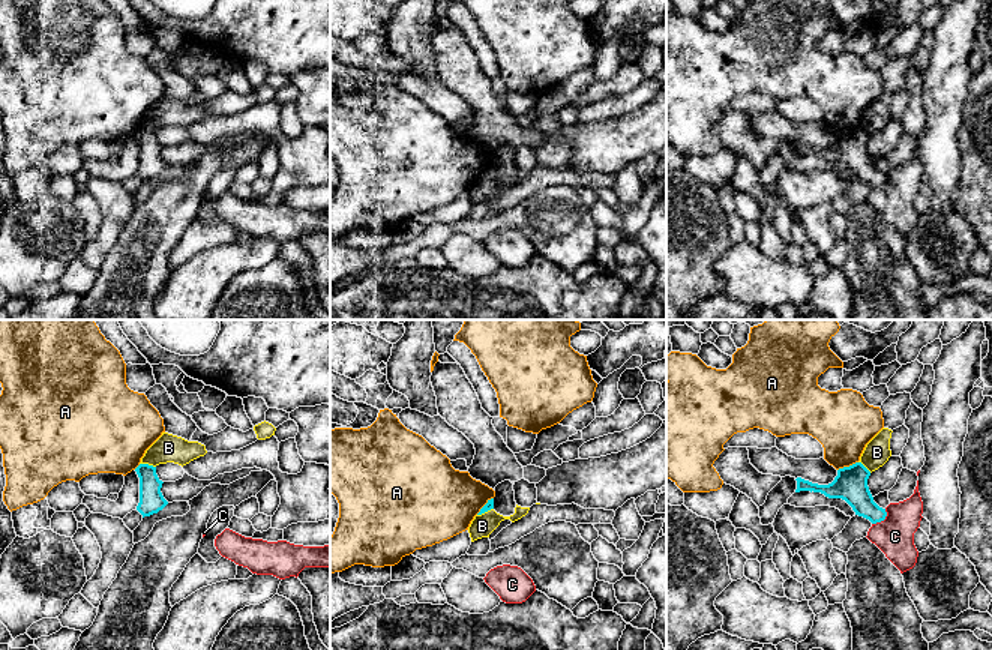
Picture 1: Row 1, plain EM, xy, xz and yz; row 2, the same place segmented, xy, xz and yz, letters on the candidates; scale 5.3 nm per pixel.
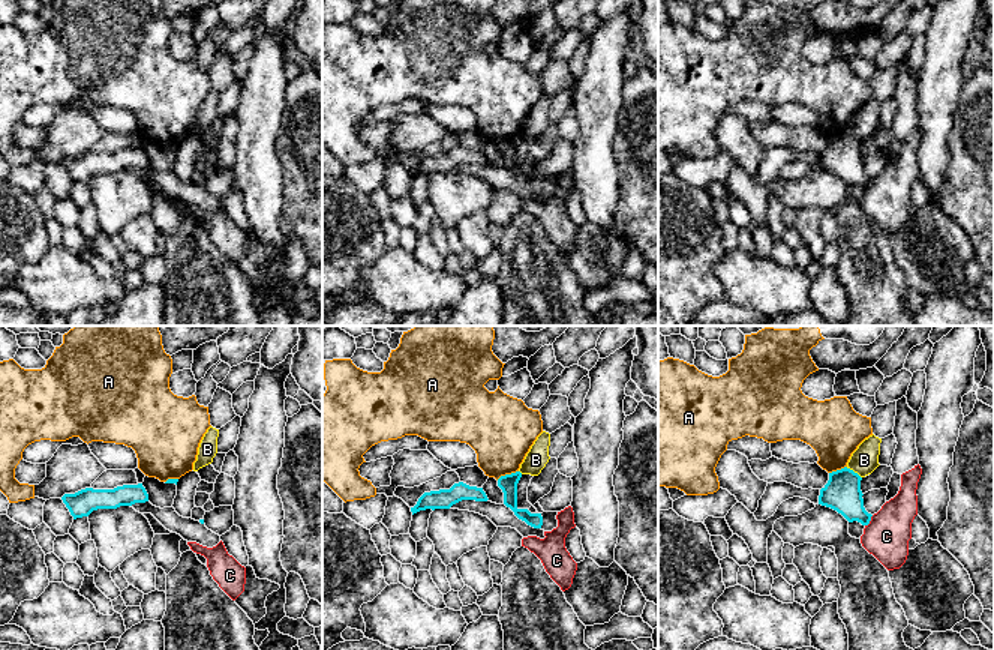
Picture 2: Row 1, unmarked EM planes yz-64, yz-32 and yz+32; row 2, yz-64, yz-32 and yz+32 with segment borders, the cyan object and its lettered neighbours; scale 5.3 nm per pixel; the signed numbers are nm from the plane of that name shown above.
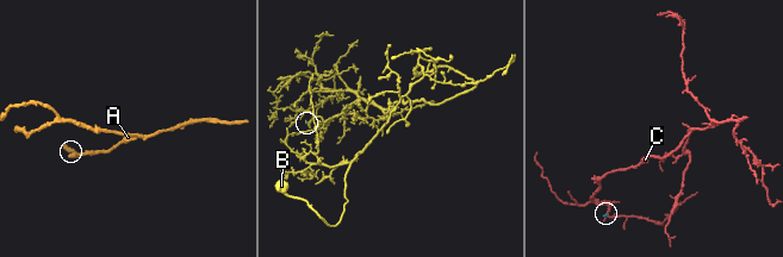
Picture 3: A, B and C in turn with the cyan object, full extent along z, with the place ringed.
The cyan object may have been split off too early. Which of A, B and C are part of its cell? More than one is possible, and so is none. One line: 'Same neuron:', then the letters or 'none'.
Same neuron: none

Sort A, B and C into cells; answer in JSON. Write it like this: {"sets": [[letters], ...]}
{"sets": [["A"], ["B"], ["C"]]}

